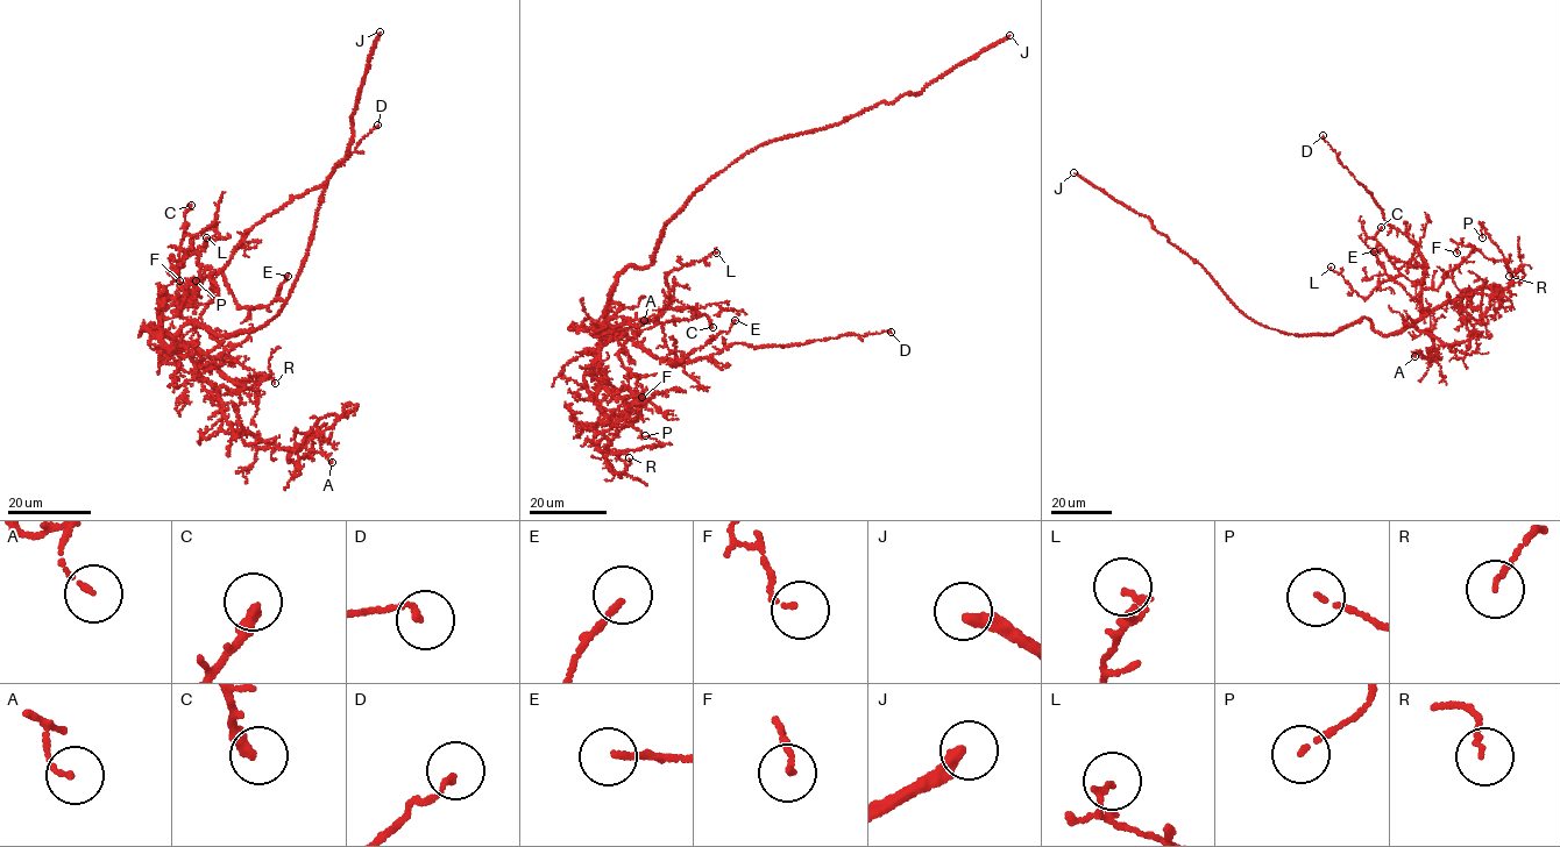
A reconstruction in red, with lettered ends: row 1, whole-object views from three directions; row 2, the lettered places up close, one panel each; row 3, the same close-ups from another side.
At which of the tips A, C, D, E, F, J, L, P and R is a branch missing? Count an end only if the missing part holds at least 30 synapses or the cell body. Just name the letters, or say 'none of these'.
J

